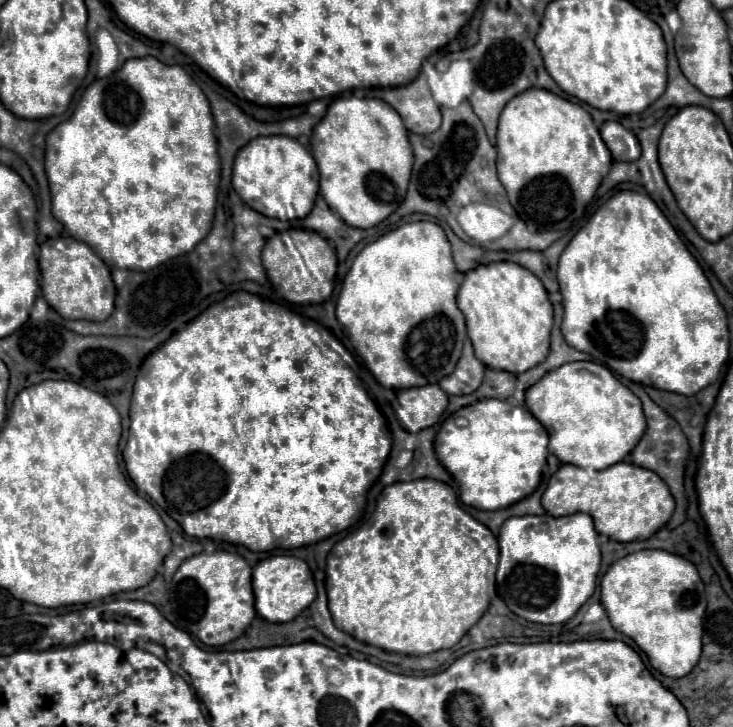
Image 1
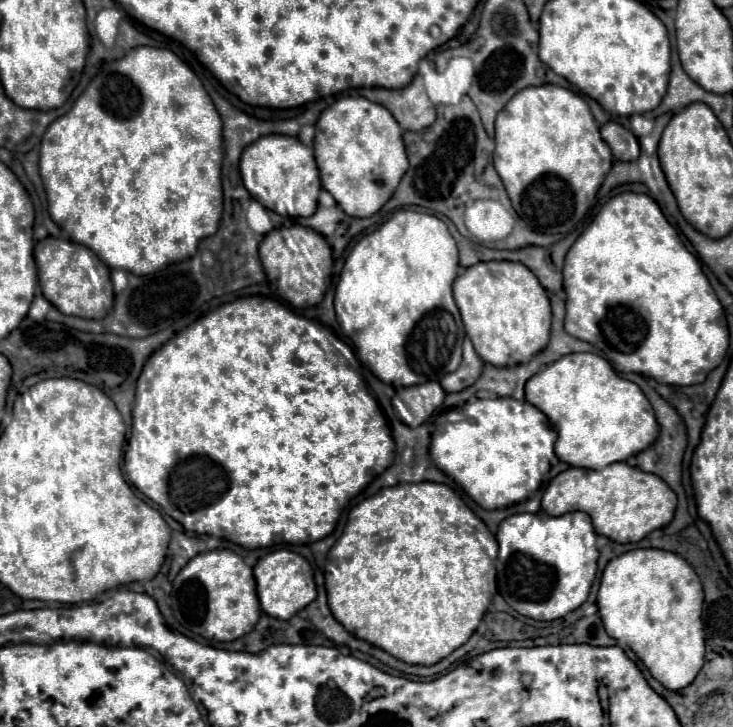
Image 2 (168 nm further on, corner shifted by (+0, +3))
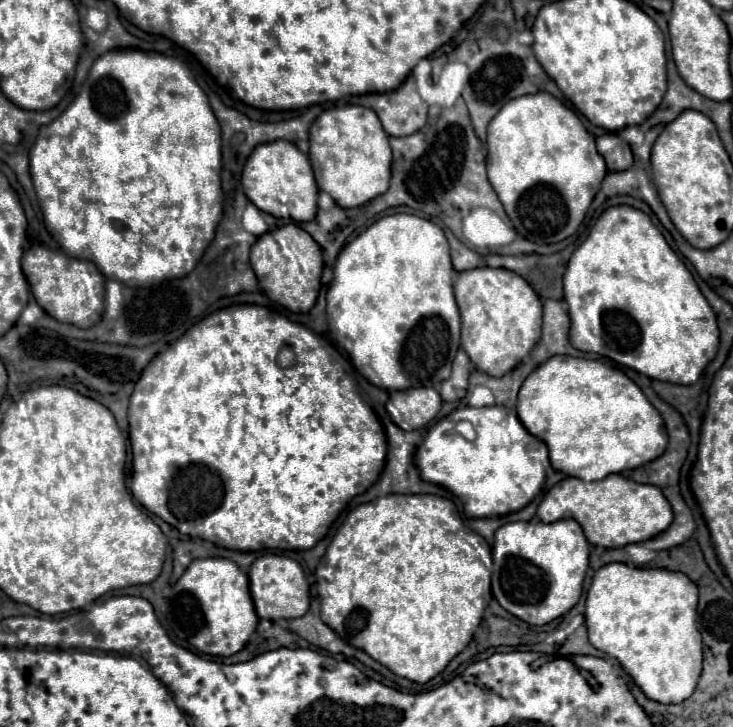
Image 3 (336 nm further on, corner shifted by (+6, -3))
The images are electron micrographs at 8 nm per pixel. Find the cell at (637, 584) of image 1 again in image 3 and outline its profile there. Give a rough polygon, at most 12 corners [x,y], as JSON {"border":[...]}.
{"border":[[601,567],[589,641],[659,703],[701,675],[697,585]]}

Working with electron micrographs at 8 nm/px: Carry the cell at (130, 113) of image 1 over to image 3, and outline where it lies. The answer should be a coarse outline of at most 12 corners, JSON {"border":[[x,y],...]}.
{"border":[[101,55],[39,129],[47,231],[129,287],[221,219],[189,67]]}

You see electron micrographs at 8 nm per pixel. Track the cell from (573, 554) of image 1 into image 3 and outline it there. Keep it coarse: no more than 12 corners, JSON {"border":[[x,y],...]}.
{"border":[[575,519],[495,531],[491,591],[547,625],[577,605],[589,543]]}

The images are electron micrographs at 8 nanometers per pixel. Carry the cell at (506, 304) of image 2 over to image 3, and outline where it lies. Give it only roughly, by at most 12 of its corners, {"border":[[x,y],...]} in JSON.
{"border":[[479,267],[453,291],[461,347],[503,377],[537,345],[541,299]]}

